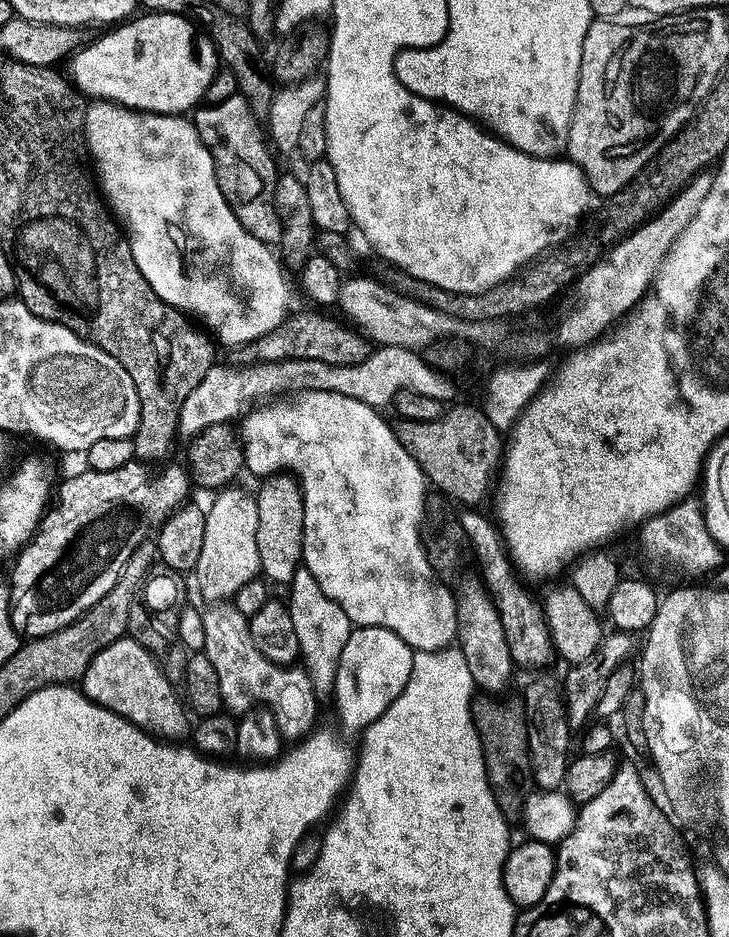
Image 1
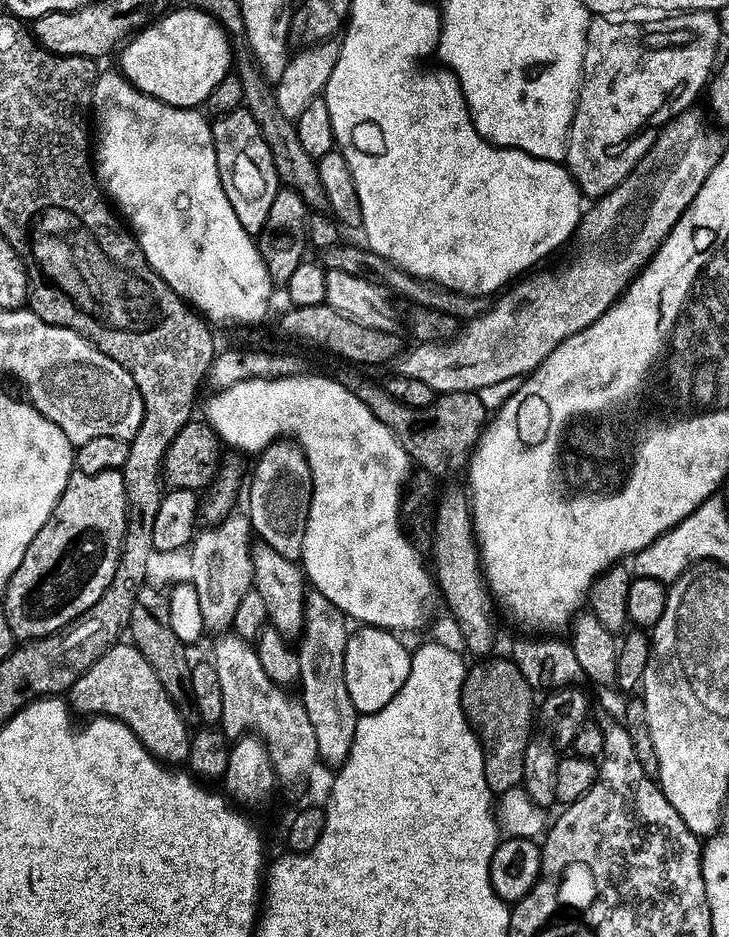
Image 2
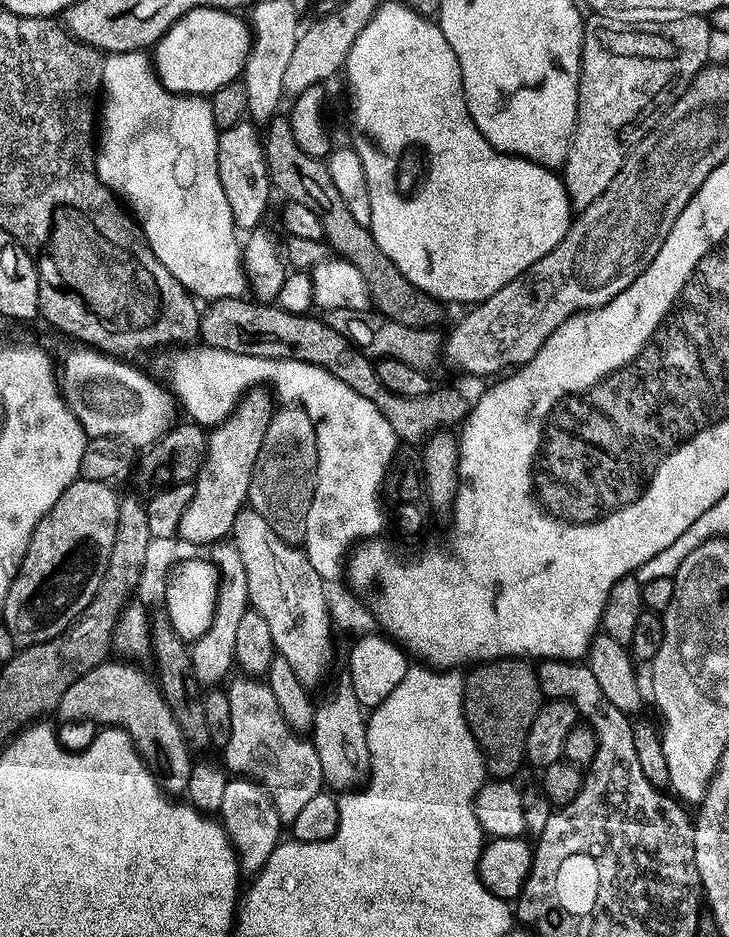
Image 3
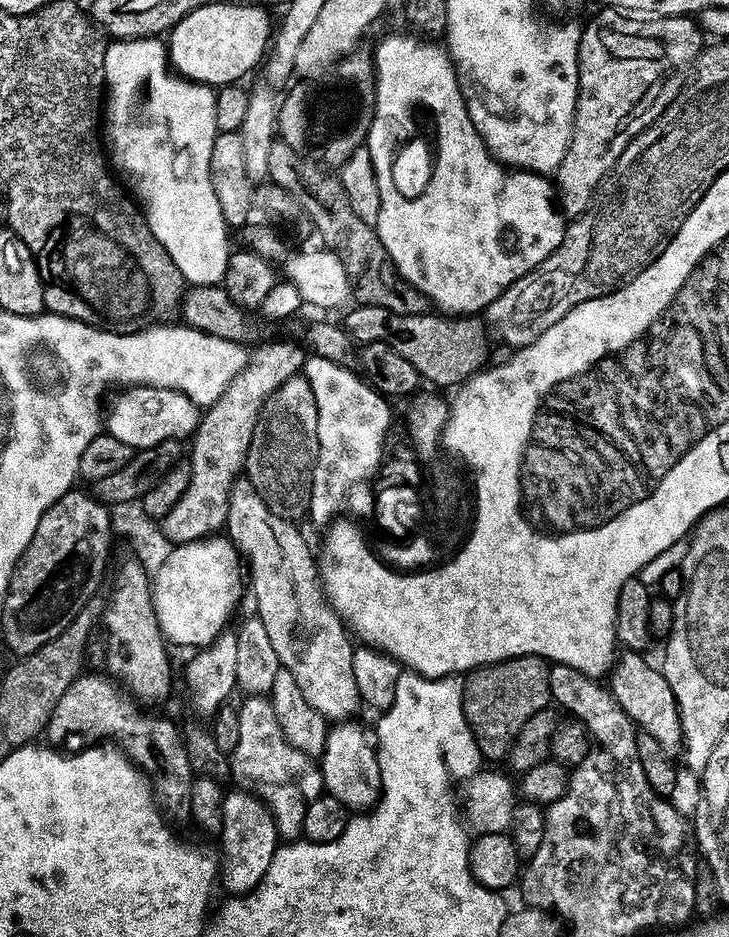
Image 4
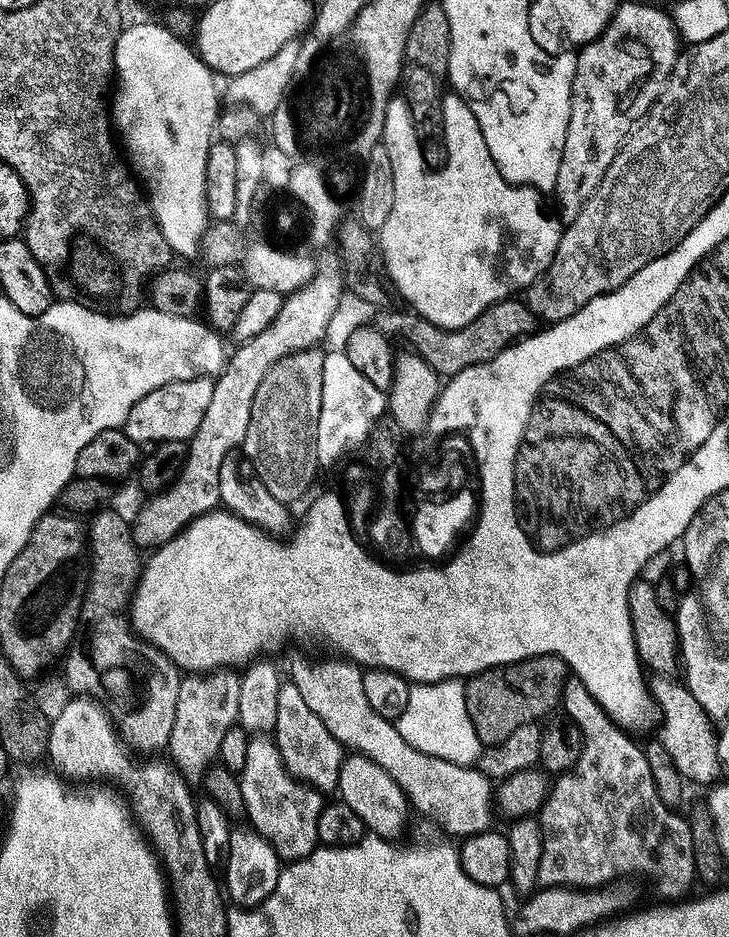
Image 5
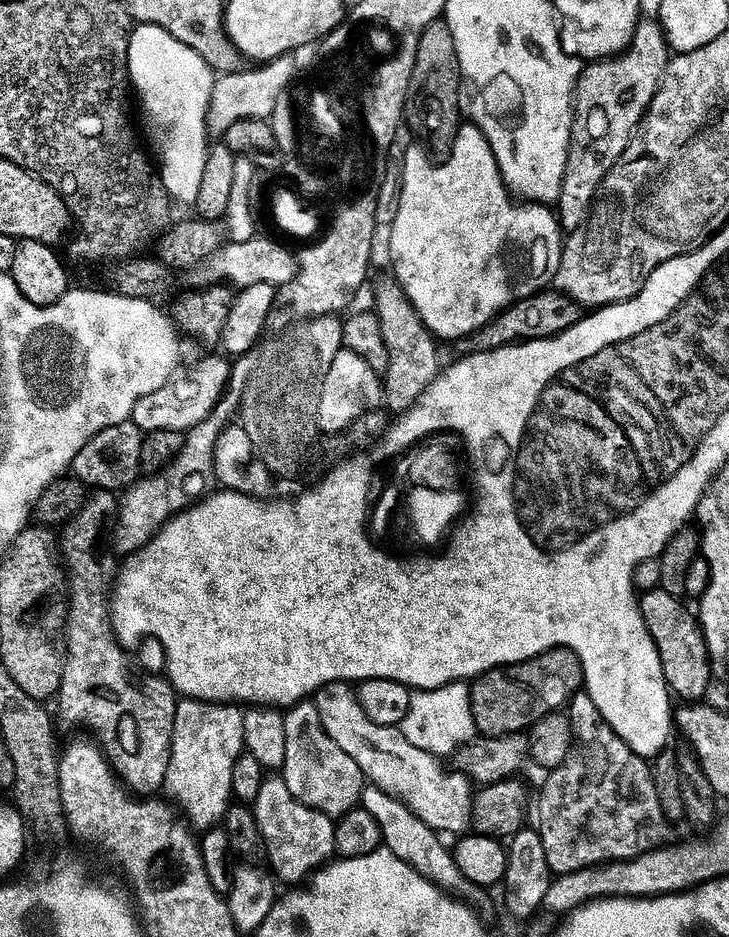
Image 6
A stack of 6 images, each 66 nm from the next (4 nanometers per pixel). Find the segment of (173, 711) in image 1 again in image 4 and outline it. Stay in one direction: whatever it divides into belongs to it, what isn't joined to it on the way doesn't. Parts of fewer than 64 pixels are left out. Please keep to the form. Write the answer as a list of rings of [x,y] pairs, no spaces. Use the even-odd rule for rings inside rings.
[[[99,674],[100,676],[88,675],[80,675],[74,682],[74,686],[70,686],[70,690],[66,690],[62,702],[58,702],[58,710],[54,710],[54,718],[50,718],[46,729],[47,739],[52,739],[53,741],[49,741],[56,746],[60,746],[63,740],[68,740],[71,736],[89,736],[90,739],[94,740],[92,742],[111,742],[144,773],[148,783],[152,785],[156,802],[161,809],[173,821],[187,821],[192,815],[190,794],[194,794],[194,782],[198,777],[192,770],[192,763],[184,745],[185,737],[182,732],[179,732],[170,721],[146,713],[149,711],[143,710],[141,705],[133,700],[131,695],[121,685],[117,684],[111,676],[107,674]]]

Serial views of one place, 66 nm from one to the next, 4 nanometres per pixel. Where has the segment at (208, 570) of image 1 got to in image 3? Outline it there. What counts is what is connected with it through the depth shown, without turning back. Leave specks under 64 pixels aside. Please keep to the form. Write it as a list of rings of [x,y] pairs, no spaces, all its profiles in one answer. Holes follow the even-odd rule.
[[[221,542],[216,544],[210,553],[212,553],[212,556],[210,555],[211,563],[216,565],[220,573],[220,593],[216,599],[216,613],[210,630],[206,630],[204,637],[191,645],[190,651],[192,654],[192,673],[195,674],[201,685],[220,686],[233,675],[231,672],[232,668],[234,672],[236,664],[238,622],[242,622],[242,618],[250,610],[250,605],[246,566],[242,566],[242,558],[238,554],[236,545],[231,542]]]

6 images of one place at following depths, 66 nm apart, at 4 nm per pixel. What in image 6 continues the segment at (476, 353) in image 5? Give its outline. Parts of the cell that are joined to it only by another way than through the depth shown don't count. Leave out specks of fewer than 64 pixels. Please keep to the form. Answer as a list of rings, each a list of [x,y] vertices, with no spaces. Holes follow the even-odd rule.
[[[555,290],[537,292],[525,300],[517,299],[505,312],[499,312],[490,323],[470,337],[472,352],[496,352],[507,348],[509,344],[518,344],[526,340],[549,340],[551,336],[560,336],[567,328],[572,328],[582,319],[581,305],[571,296],[565,296]]]

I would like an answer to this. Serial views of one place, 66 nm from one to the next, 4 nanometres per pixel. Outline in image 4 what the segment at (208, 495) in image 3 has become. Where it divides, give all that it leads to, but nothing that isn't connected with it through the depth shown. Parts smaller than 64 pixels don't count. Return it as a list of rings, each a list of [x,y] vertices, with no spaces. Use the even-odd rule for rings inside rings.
[[[269,341],[252,355],[251,362],[241,372],[223,396],[201,417],[192,438],[191,486],[178,505],[165,516],[160,530],[173,546],[205,540],[217,535],[227,525],[229,498],[233,486],[245,471],[246,457],[251,448],[255,428],[267,400],[285,383],[297,377],[308,361],[307,351],[290,342]]]

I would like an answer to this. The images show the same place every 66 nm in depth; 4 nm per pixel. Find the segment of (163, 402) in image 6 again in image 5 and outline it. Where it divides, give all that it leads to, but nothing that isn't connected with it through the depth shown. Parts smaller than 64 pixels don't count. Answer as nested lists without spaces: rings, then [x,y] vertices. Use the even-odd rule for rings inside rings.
[[[209,377],[166,385],[146,396],[133,408],[124,431],[141,446],[154,446],[166,441],[189,442],[198,432],[206,410],[212,404],[214,388],[215,381]]]

